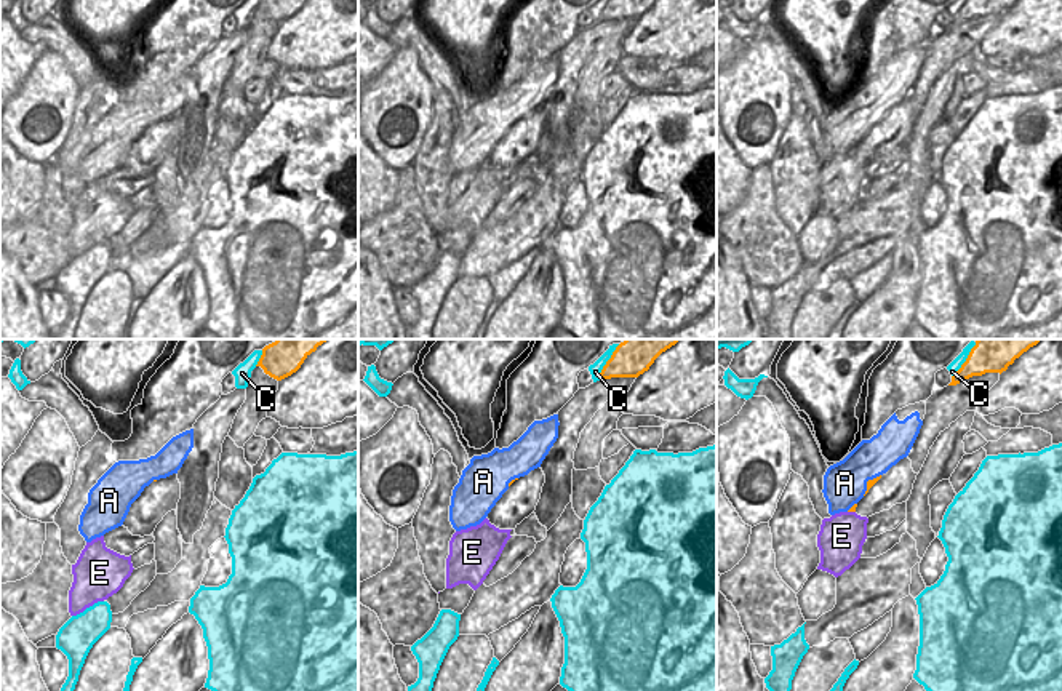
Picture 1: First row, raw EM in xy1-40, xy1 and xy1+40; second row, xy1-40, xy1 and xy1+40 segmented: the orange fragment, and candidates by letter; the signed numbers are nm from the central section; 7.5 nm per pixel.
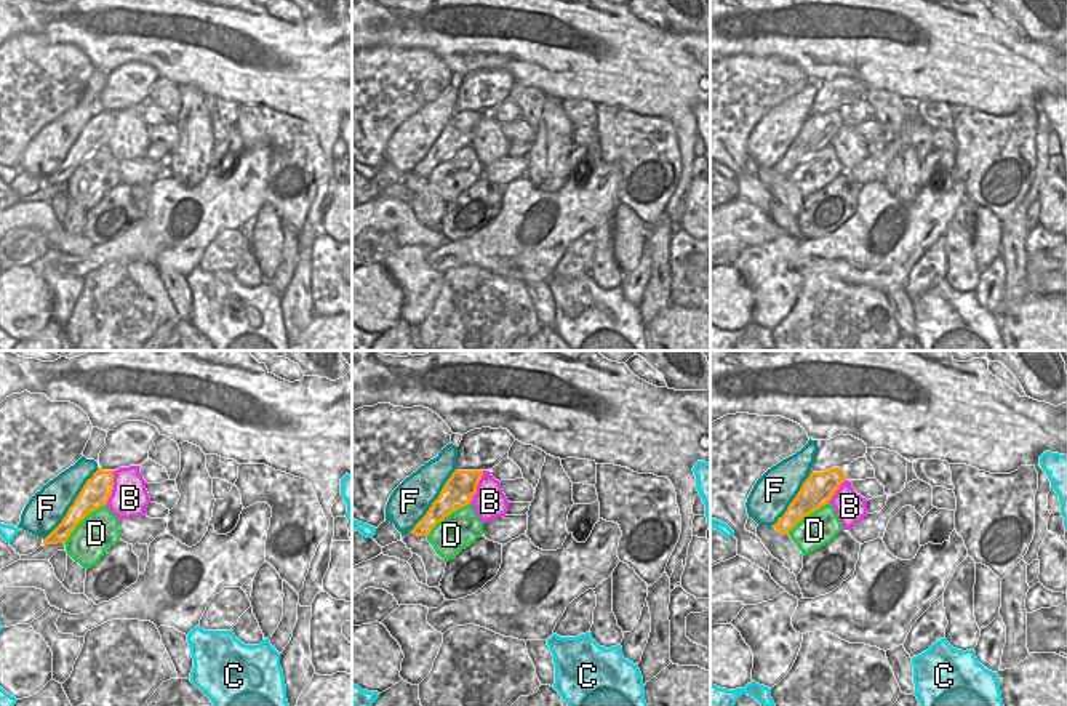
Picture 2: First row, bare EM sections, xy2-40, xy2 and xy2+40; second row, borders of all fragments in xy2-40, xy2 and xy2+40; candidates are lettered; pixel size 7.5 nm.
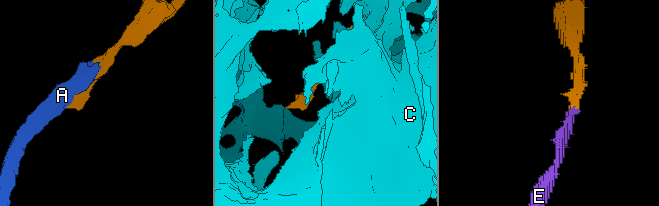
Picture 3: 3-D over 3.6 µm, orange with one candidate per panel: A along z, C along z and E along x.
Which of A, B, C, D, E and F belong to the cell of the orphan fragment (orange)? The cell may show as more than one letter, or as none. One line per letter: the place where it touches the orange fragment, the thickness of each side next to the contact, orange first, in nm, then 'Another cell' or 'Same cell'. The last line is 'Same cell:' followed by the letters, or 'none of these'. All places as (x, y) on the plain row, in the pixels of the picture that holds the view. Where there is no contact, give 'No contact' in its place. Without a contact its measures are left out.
A: Touches orange at xy1+40 (867, 123). Thickness 50 nm (orange) against 340 nm. Another cell
B: Touches orange at xy2-40 (112, 130). Thickness 220 nm (orange) against 280 nm. Another cell
C: Touches orange at xy1 (603, 10). Thickness 140 nm (orange) against 90 nm. Another cell
D: Touches orange at xy2-40 (82, 160). Thickness 220 nm (orange) against 300 nm. Another cell
E: Touches orange at xy1+40 (851, 152). Thickness 50 nm (orange) against 340 nm. Same cell
F: Touches orange at xy2-40 (72, 146). Thickness 220 nm (orange) against 280 nm. Another cell
Same cell: E

